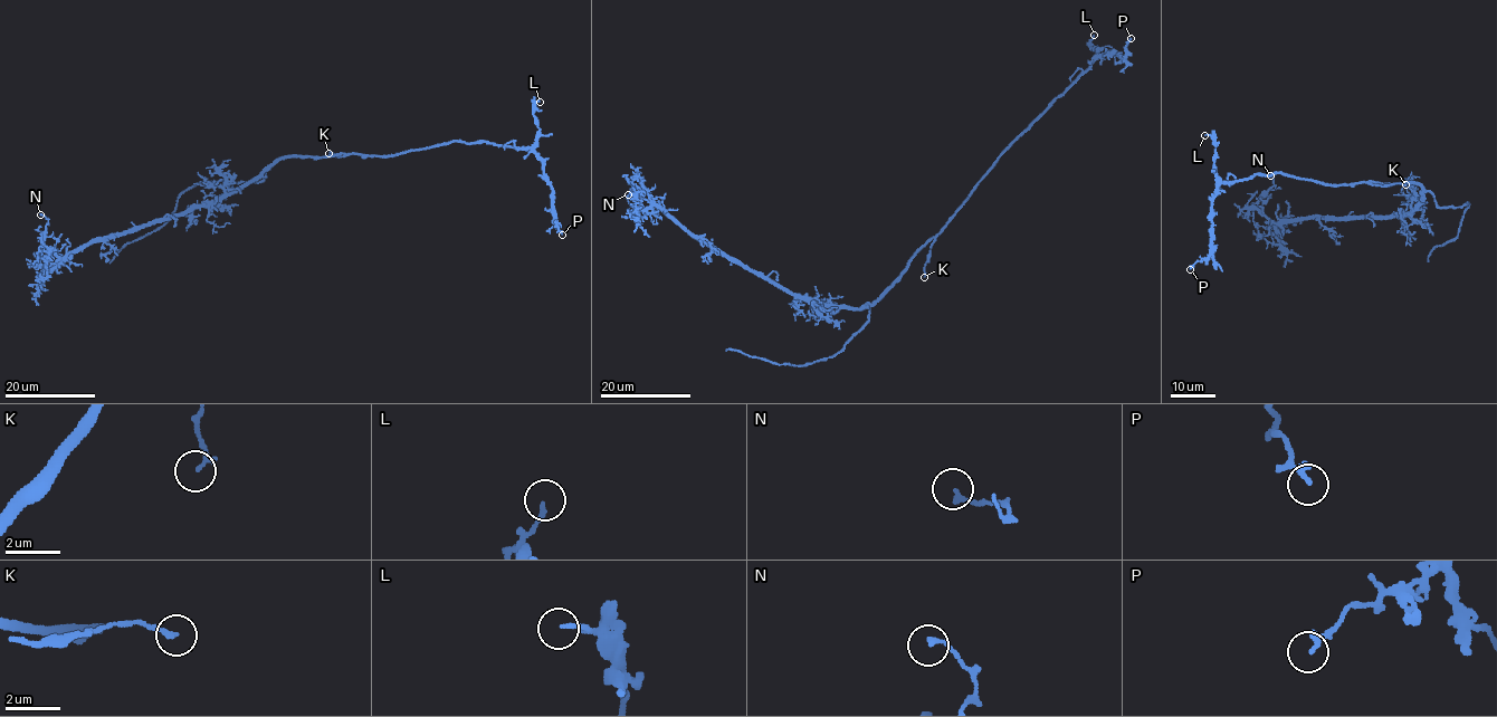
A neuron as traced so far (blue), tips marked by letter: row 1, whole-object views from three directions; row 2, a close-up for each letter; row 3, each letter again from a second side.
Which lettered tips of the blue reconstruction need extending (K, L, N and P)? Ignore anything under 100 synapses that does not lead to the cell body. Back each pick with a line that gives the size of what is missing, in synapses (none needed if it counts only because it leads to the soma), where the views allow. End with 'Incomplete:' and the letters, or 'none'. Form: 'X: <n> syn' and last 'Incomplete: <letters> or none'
Incomplete: none

